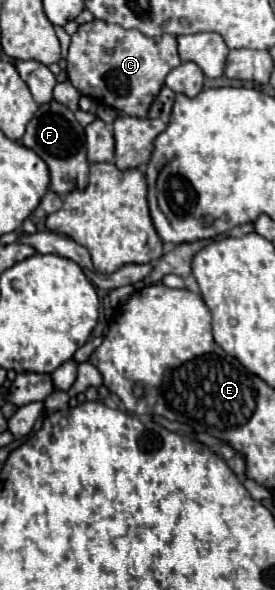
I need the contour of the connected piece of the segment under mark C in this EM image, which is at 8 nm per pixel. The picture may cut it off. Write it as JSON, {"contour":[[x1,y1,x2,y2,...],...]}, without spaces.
{"contour":[[94,19,80,25,72,35,68,51,68,79,82,95,90,95,120,113,146,119,166,75,180,63,176,37,146,37,138,29,122,29,120,25]]}

